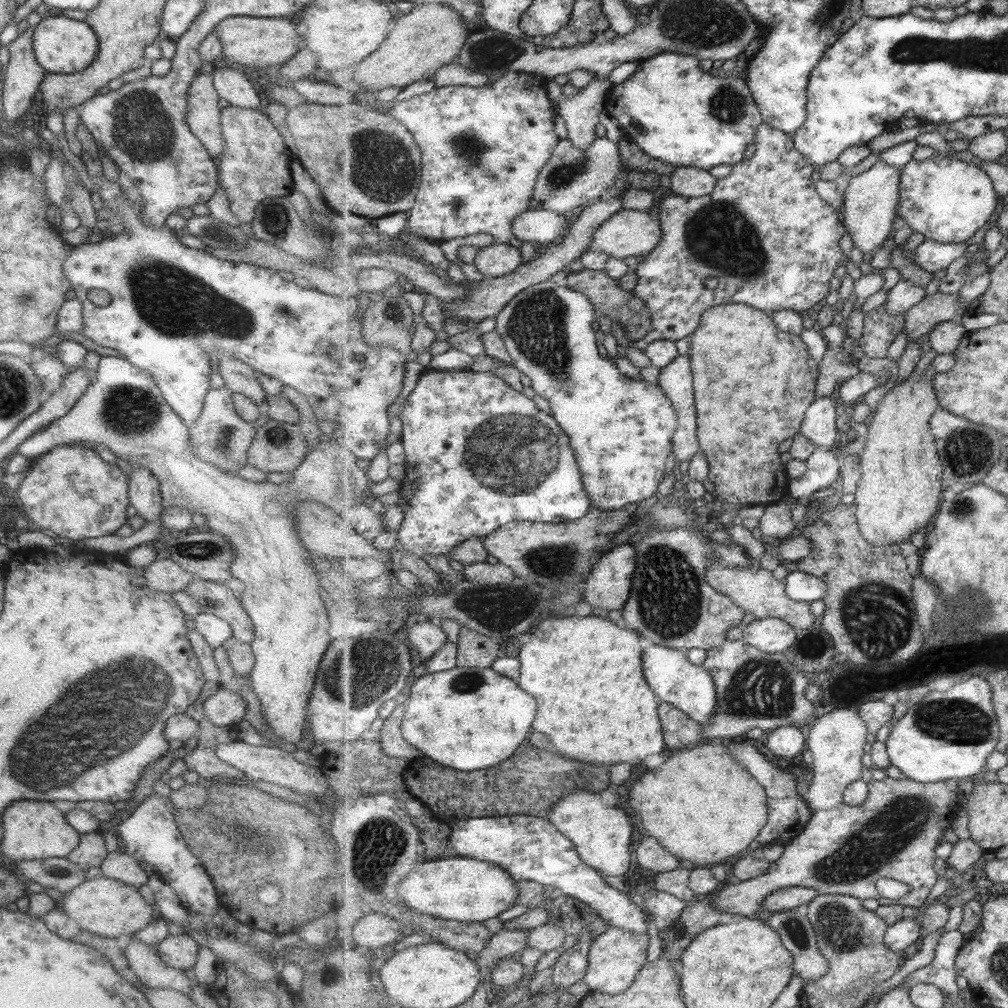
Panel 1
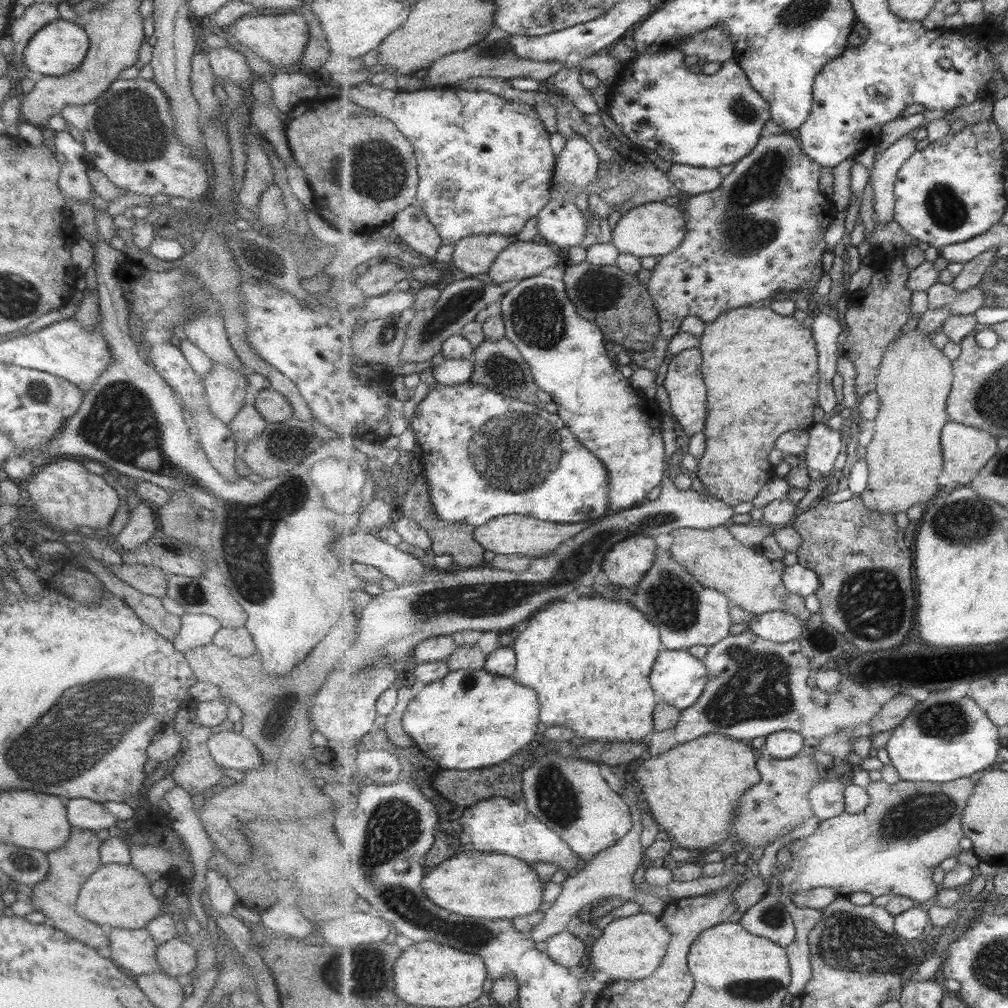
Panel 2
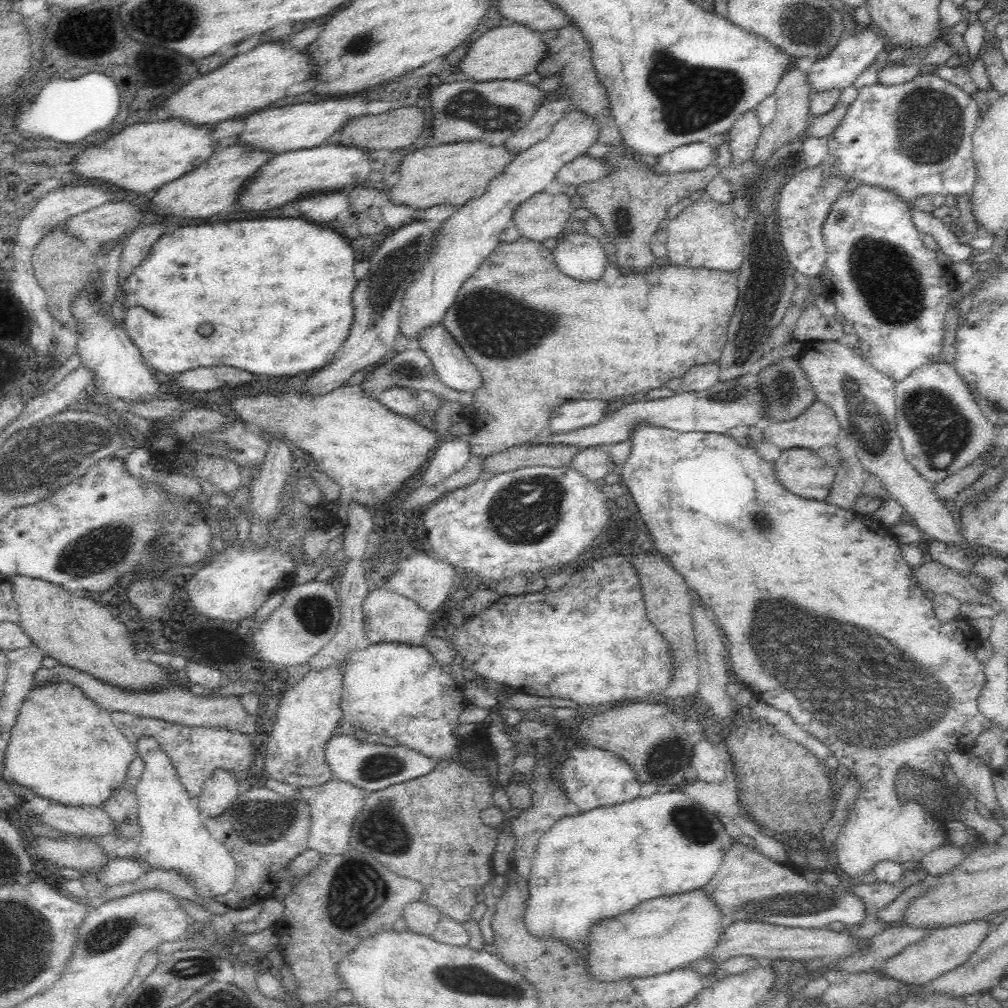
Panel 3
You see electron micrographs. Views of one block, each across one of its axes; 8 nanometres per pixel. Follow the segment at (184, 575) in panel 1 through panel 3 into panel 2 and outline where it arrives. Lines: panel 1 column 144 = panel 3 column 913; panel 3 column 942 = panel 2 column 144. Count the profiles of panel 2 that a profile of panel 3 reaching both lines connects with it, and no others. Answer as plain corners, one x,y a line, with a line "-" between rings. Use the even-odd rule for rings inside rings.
102,564
115,573
125,584
131,586
140,593
160,599
165,594
165,579
163,570
156,566
146,564
113,565

